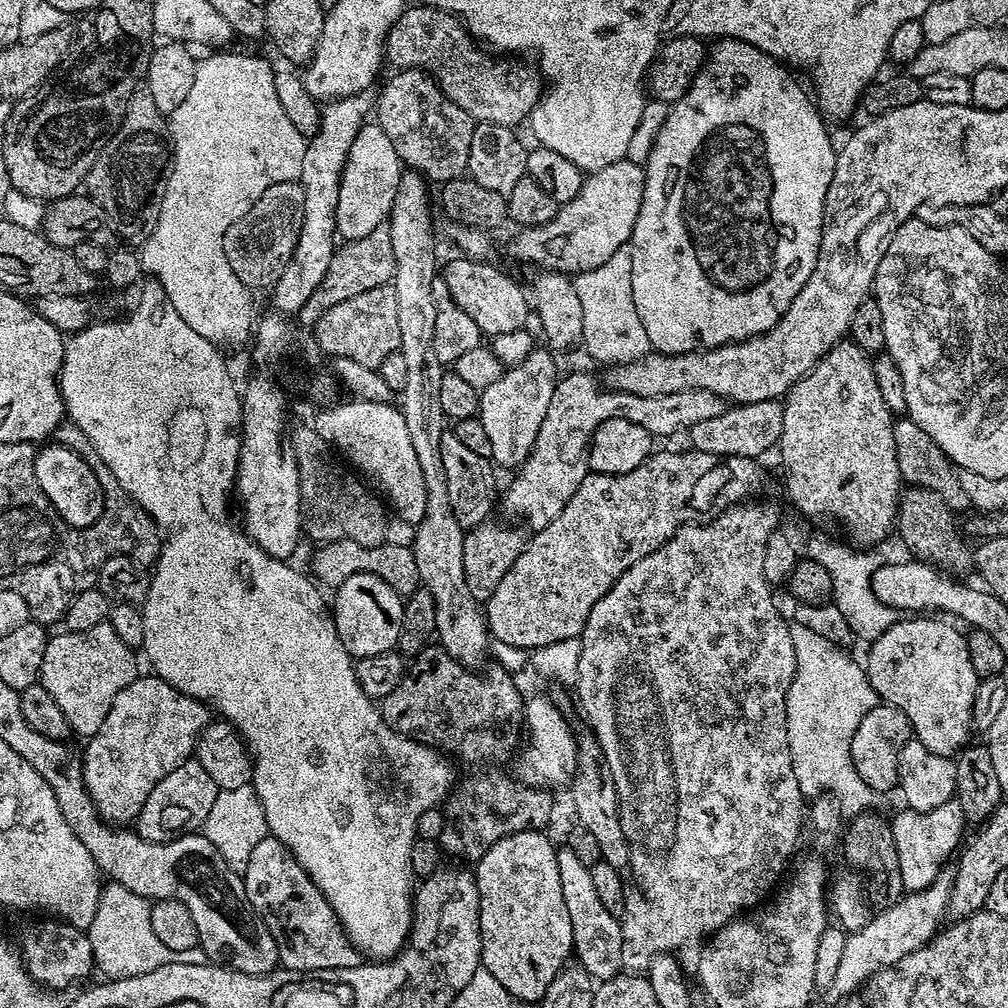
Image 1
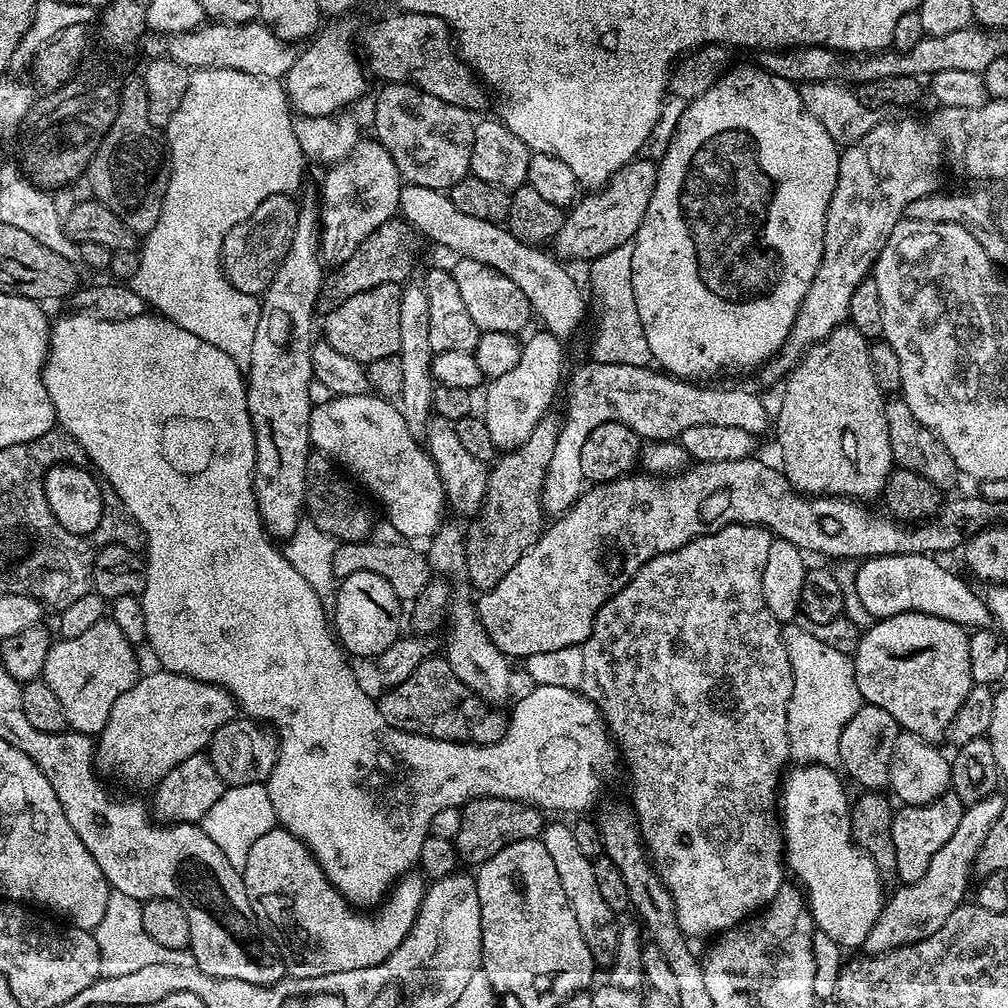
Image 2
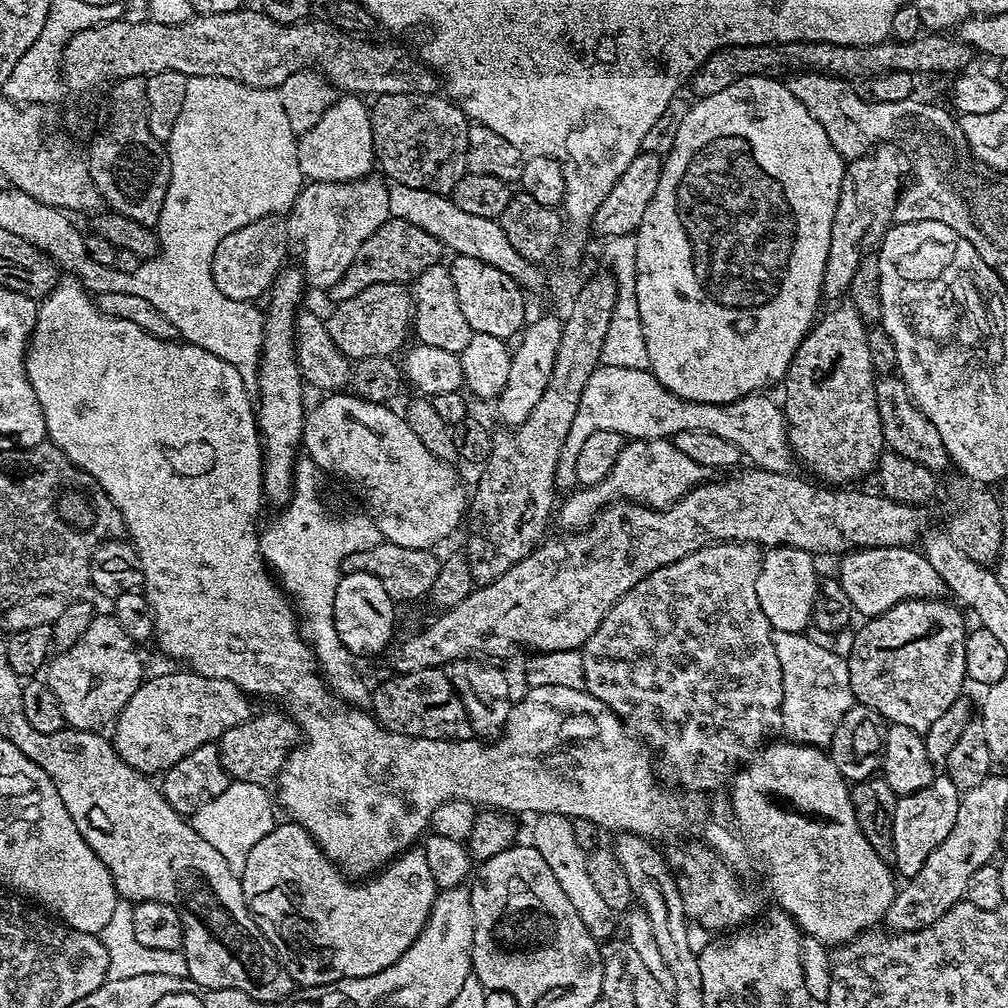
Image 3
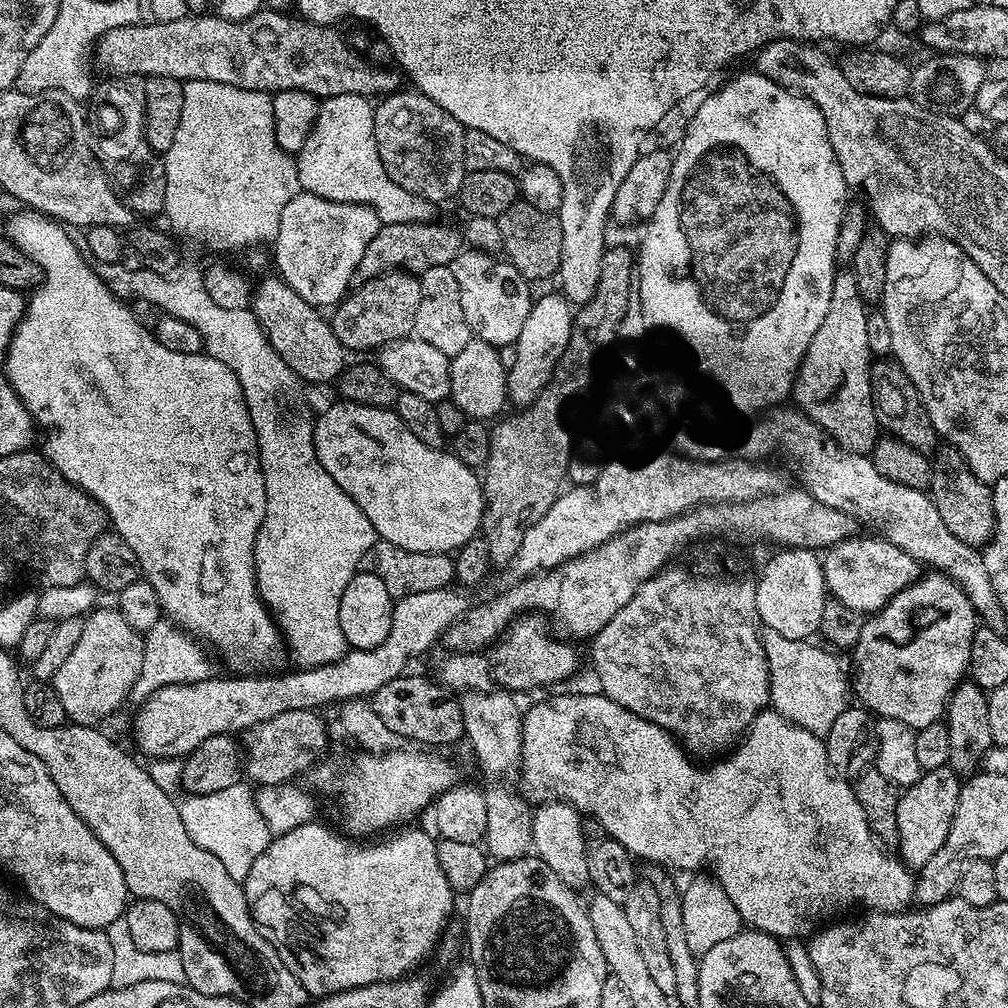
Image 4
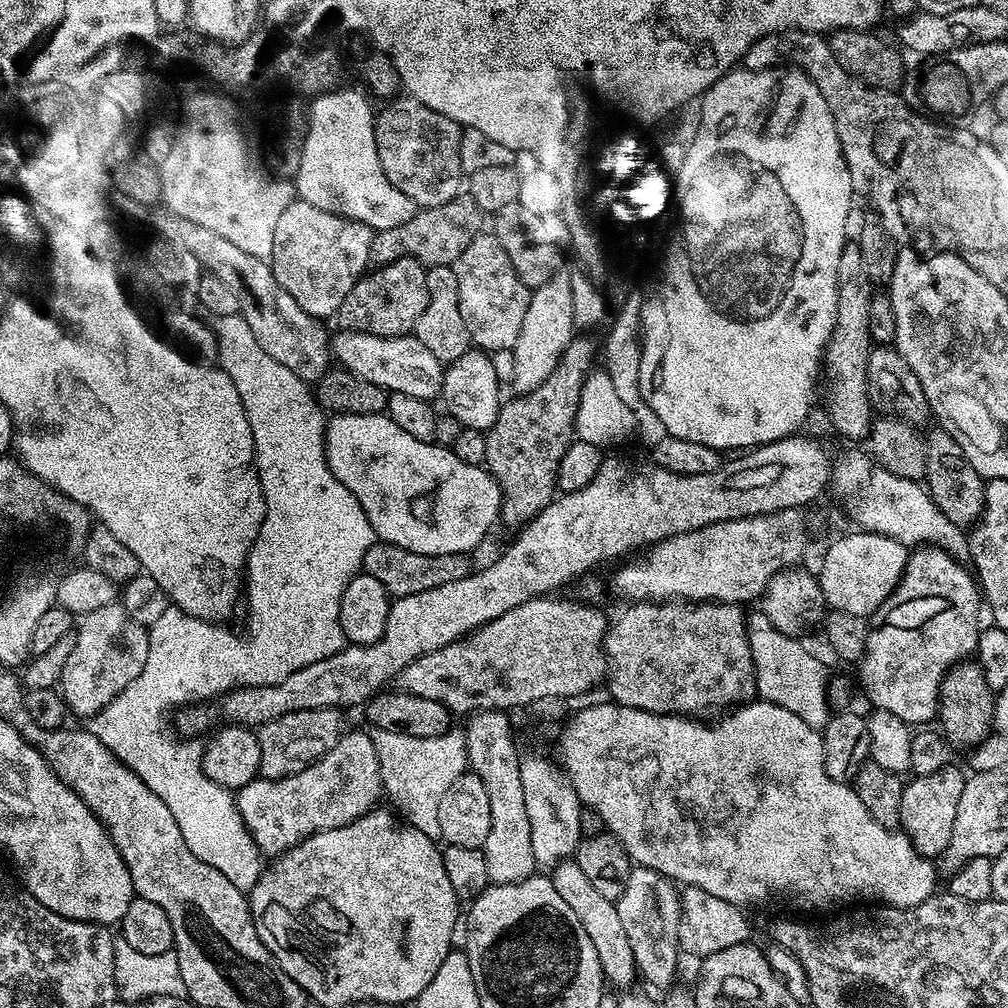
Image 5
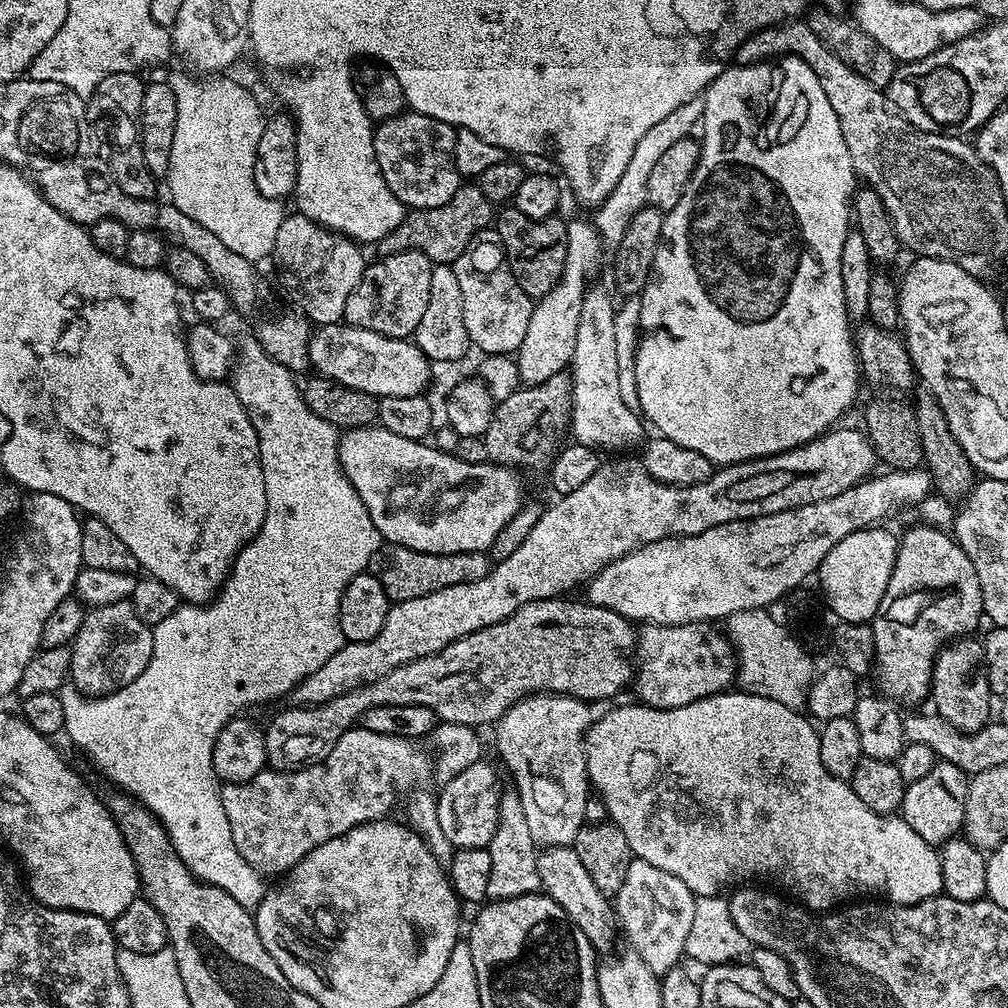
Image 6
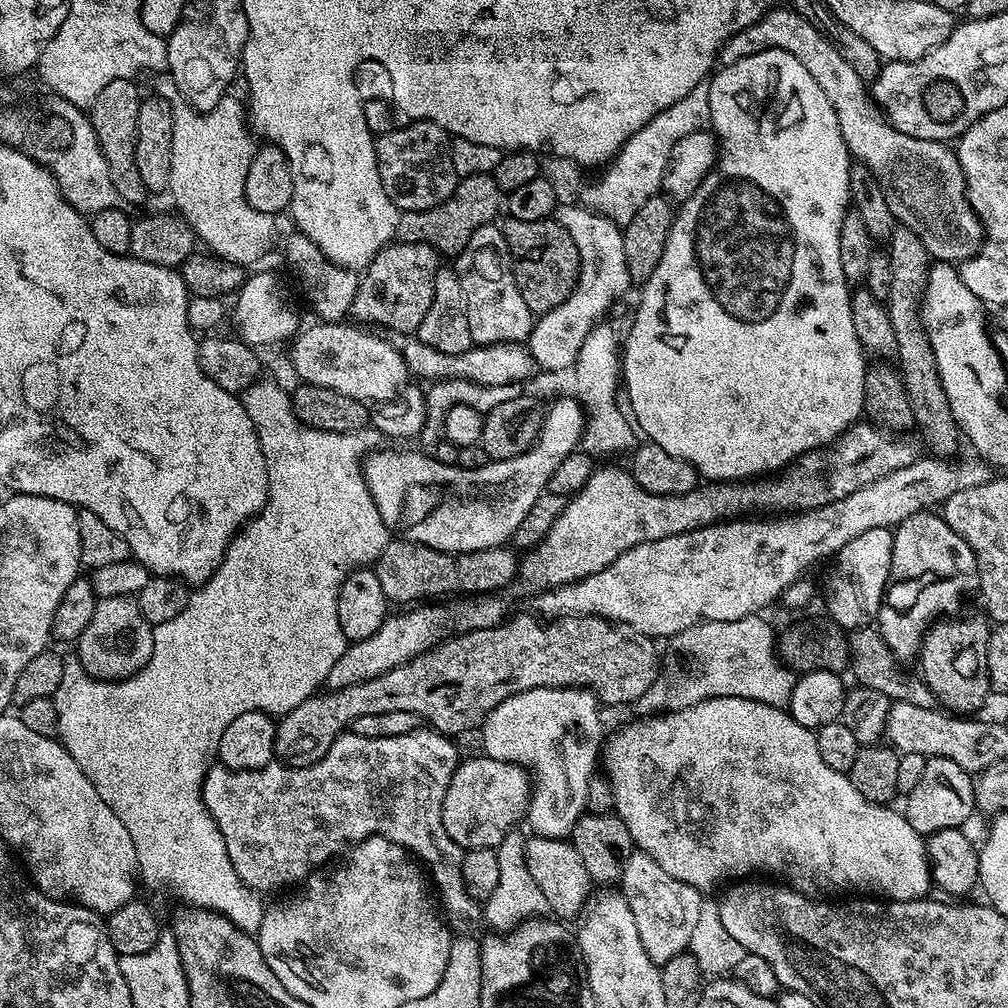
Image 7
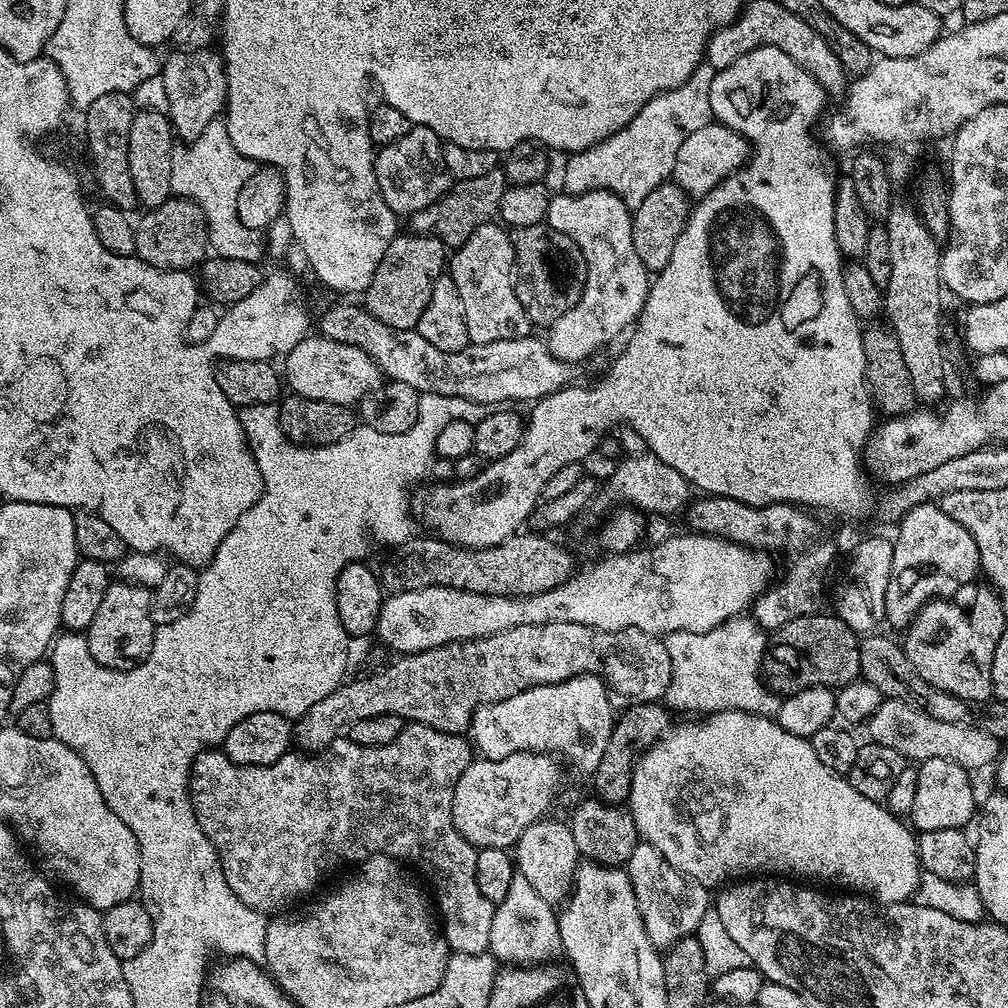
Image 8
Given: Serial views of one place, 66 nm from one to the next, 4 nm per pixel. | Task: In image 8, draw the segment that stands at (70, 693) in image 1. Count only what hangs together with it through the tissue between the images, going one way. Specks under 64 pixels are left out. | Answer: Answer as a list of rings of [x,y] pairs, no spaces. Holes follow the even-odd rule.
[[[109,583],[106,595],[87,630],[88,653],[107,668],[130,670],[138,666],[150,654],[157,625],[150,618],[151,591],[137,584]]]

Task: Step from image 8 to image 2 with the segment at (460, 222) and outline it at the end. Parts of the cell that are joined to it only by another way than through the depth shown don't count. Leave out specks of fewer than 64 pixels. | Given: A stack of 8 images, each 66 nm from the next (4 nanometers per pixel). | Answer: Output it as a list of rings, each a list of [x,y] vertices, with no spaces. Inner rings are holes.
[[[393,218],[382,222],[366,242],[346,258],[346,262],[335,265],[325,275],[324,284],[320,288],[320,296],[316,299],[316,307],[327,314],[333,308],[346,302],[346,298],[354,298],[354,294],[362,294],[366,290],[374,290],[374,286],[387,284],[403,285],[404,279],[412,272],[412,236],[409,225],[403,219]]]

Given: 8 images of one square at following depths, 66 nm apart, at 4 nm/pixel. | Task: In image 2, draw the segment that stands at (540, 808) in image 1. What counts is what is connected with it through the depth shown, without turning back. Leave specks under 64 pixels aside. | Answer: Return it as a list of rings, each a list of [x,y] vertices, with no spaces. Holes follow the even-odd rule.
[[[485,798],[471,800],[460,809],[460,829],[454,841],[456,855],[473,866],[485,864],[498,850],[510,846],[514,842],[537,839],[543,833],[545,817],[541,809],[530,804],[519,804],[517,800],[503,800],[502,798]]]

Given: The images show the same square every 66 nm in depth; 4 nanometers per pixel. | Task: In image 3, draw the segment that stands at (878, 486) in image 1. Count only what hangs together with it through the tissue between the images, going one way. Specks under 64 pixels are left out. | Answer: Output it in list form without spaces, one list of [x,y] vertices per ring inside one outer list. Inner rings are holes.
[[[840,303],[844,304],[830,309],[828,313],[825,311],[812,325],[808,335],[798,346],[792,365],[788,367],[782,381],[782,407],[784,417],[788,419],[788,440],[792,444],[793,453],[803,463],[805,460],[821,476],[821,481],[831,482],[836,486],[847,485],[844,484],[847,480],[856,480],[859,476],[866,475],[871,468],[873,471],[886,448],[876,401],[878,373],[872,369],[870,349],[866,346],[869,325],[865,324],[852,303]]]

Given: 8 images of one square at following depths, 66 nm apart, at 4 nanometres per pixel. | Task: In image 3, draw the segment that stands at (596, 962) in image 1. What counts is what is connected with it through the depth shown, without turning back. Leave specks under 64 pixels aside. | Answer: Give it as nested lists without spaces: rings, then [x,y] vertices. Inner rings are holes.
[[[546,814],[536,816],[536,825],[532,828],[530,843],[532,847],[542,854],[542,859],[546,861],[546,866],[554,870],[554,878],[558,878],[558,886],[566,893],[566,898],[574,905],[574,910],[578,910],[578,916],[582,922],[586,922],[586,930],[597,942],[605,942],[612,936],[612,931],[616,928],[617,917],[606,906],[606,902],[601,898],[599,891],[594,887],[594,881],[590,879],[590,866],[588,865],[588,853],[578,846],[578,838],[574,838],[574,826],[572,820],[562,814]]]

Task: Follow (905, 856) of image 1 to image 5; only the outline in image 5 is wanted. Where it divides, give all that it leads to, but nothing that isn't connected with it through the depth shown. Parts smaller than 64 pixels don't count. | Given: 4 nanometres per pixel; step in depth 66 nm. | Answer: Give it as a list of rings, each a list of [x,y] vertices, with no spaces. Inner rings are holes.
[[[950,763],[942,770],[934,770],[934,774],[912,776],[902,790],[899,827],[912,839],[913,846],[929,858],[943,857],[950,834],[954,834],[954,818],[958,818],[958,801],[966,779],[965,773],[960,773],[956,767],[955,763]]]

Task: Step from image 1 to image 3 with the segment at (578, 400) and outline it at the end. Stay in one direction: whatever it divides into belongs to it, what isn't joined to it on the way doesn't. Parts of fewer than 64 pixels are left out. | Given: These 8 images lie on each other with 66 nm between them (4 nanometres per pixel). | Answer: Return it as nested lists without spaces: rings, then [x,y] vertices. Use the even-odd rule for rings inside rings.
[[[600,364],[590,374],[586,390],[582,390],[578,414],[574,414],[566,442],[562,442],[556,487],[571,489],[576,484],[574,462],[578,462],[578,450],[582,450],[582,442],[598,430],[614,430],[626,434],[628,440],[667,440],[686,430],[702,430],[718,434],[718,438],[726,438],[726,442],[734,442],[740,453],[747,459],[749,456],[757,468],[791,473],[798,460],[788,440],[788,419],[784,417],[783,407],[764,395],[768,394],[743,396],[732,404],[699,404],[666,390],[648,368],[626,370],[622,366]]]

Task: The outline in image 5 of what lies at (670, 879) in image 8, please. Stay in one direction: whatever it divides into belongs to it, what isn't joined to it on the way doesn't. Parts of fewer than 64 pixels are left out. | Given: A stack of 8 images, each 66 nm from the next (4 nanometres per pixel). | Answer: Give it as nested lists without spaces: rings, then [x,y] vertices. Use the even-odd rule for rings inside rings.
[[[633,867],[630,878],[626,878],[626,890],[614,902],[618,918],[630,938],[630,948],[634,950],[634,960],[639,977],[652,988],[667,990],[673,987],[676,967],[680,964],[682,953],[678,926],[680,925],[681,889],[667,876],[649,868]]]

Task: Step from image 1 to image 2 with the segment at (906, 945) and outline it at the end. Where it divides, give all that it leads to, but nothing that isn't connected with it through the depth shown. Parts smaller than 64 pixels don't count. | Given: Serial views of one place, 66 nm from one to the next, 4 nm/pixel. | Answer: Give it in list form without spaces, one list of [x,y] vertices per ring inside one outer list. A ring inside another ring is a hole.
[[[993,794],[965,807],[962,822],[958,822],[950,842],[946,842],[946,846],[942,846],[942,850],[930,858],[926,874],[922,874],[922,878],[913,884],[901,883],[900,889],[885,899],[884,908],[878,914],[878,922],[874,922],[874,930],[870,930],[864,943],[865,953],[881,956],[883,952],[930,938],[930,934],[935,934],[946,923],[946,918],[950,918],[950,914],[954,914],[954,910],[965,903],[967,896],[964,895],[970,892],[968,875],[973,875],[978,850],[982,842],[986,842],[986,834],[990,834],[994,818],[1002,814],[1004,803],[1005,797]]]

